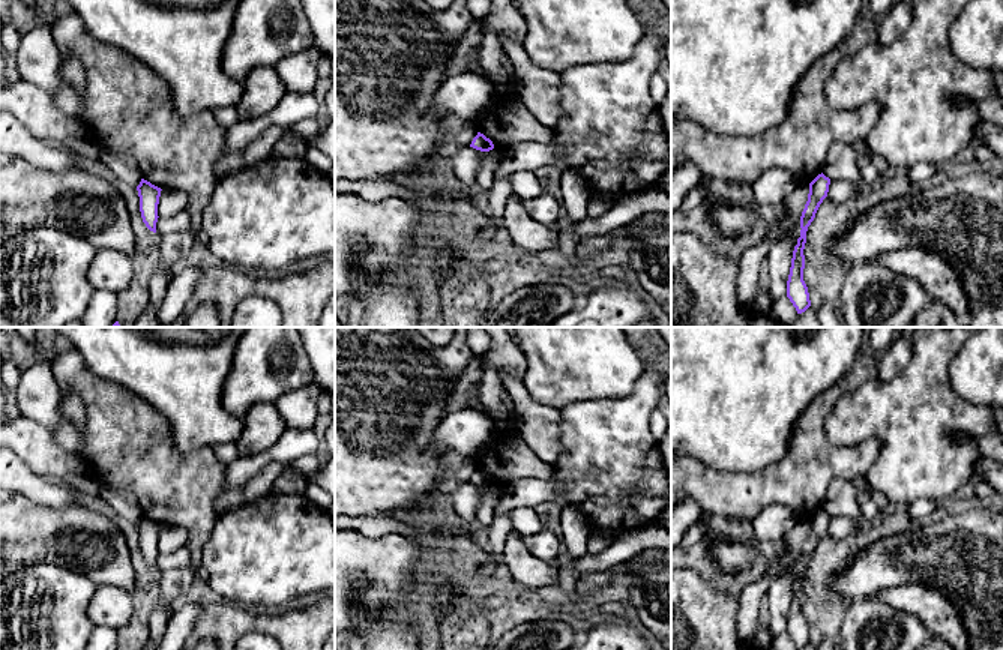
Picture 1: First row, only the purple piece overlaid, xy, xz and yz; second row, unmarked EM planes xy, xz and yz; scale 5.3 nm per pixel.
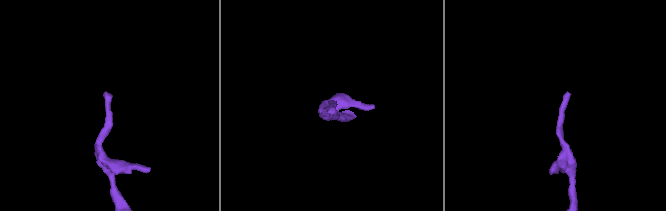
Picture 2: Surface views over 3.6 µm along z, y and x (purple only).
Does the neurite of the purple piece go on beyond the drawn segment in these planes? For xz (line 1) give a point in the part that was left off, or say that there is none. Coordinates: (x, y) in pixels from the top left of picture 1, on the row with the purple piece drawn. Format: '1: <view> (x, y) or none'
1: none

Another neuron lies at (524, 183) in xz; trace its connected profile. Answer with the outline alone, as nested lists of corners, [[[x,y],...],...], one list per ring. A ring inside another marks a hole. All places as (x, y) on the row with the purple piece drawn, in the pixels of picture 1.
[[[520,170],[508,174],[508,180],[512,188],[512,194],[520,195],[521,198],[538,197],[544,189],[538,177],[530,170]]]

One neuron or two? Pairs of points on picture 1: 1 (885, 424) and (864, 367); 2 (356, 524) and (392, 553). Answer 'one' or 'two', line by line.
1: two
2: two

